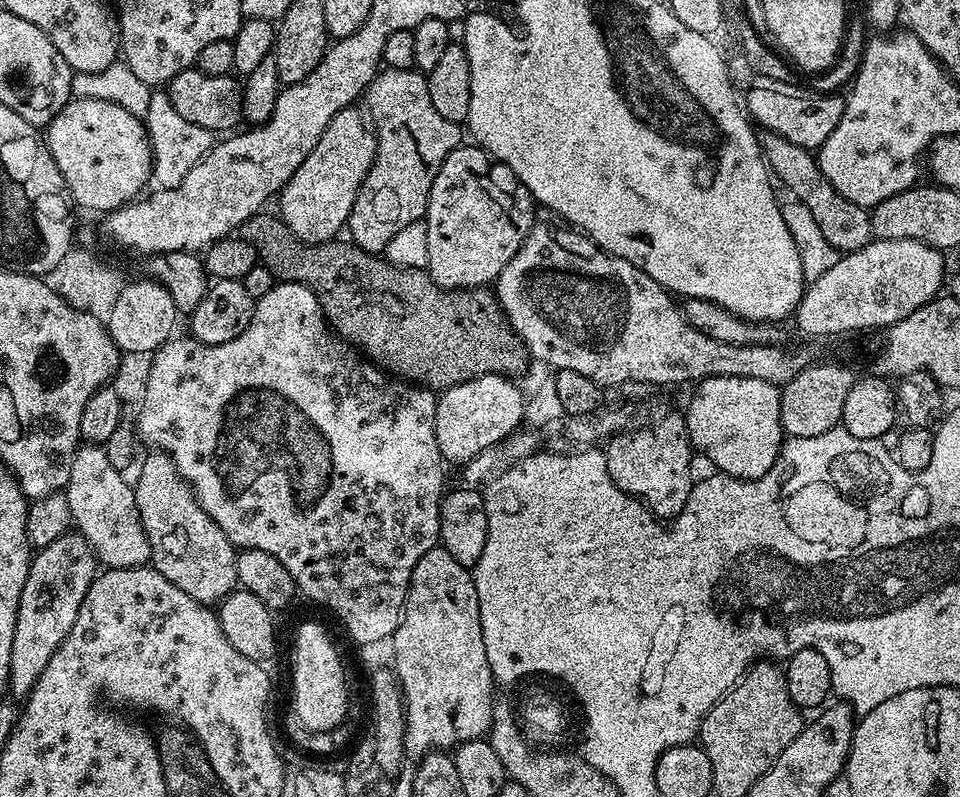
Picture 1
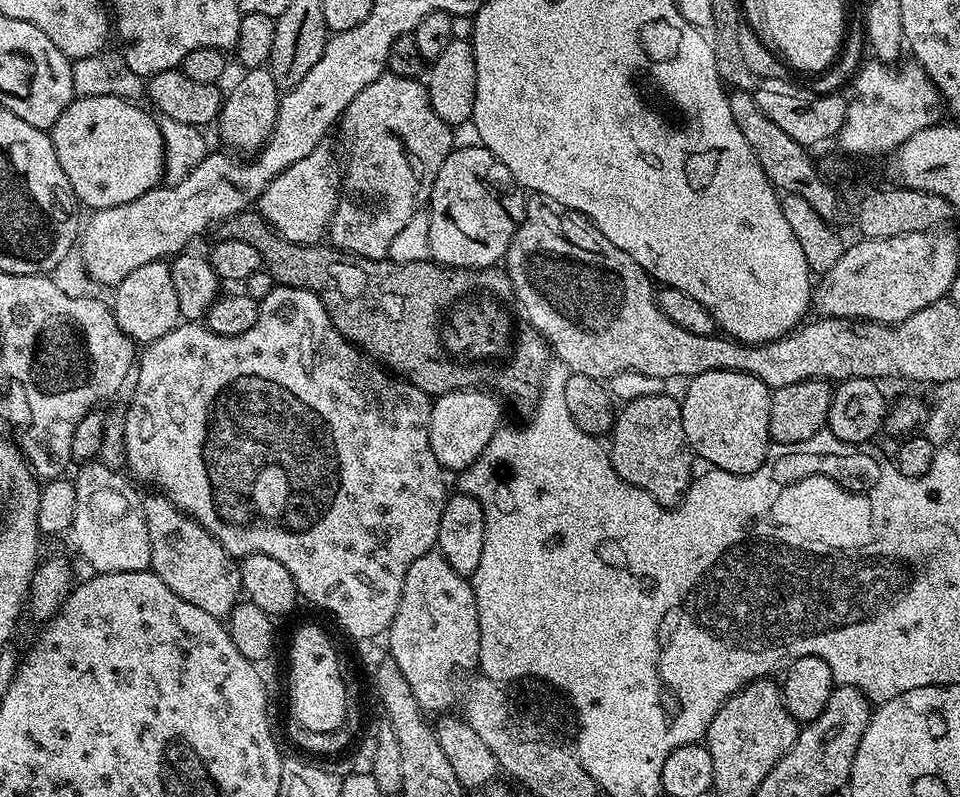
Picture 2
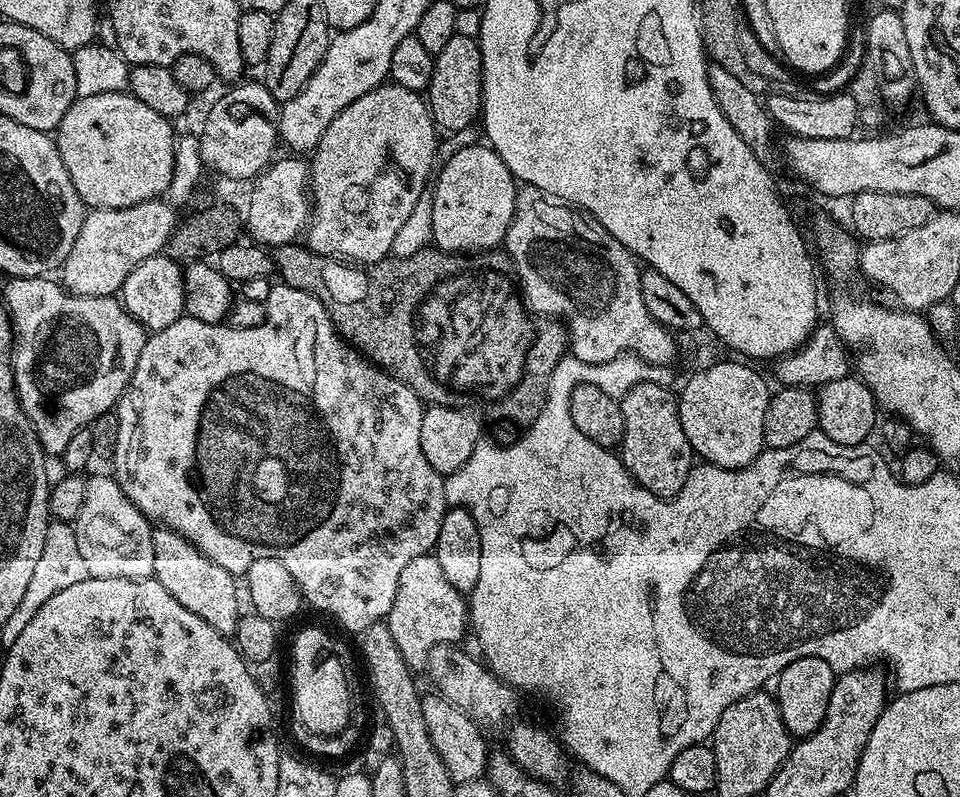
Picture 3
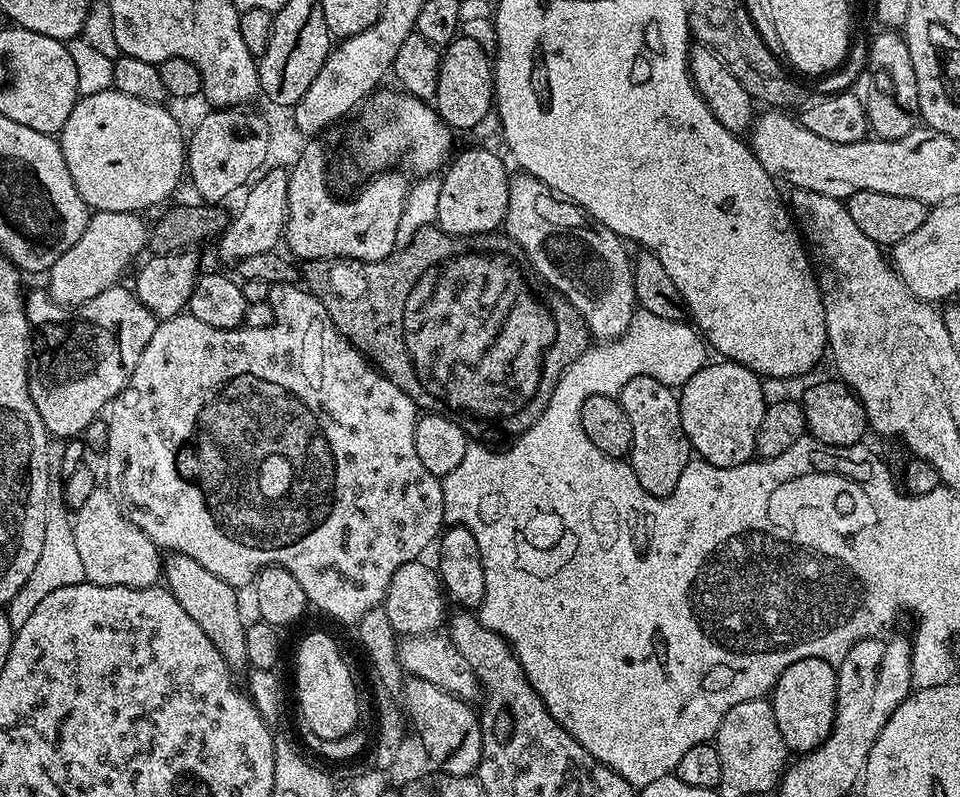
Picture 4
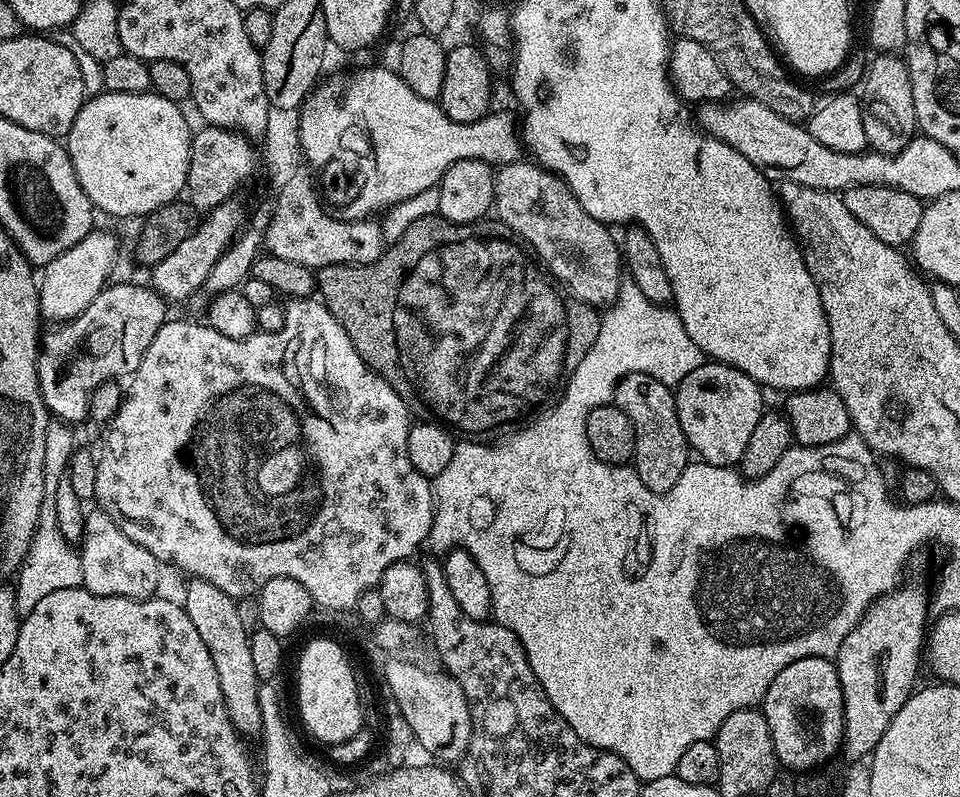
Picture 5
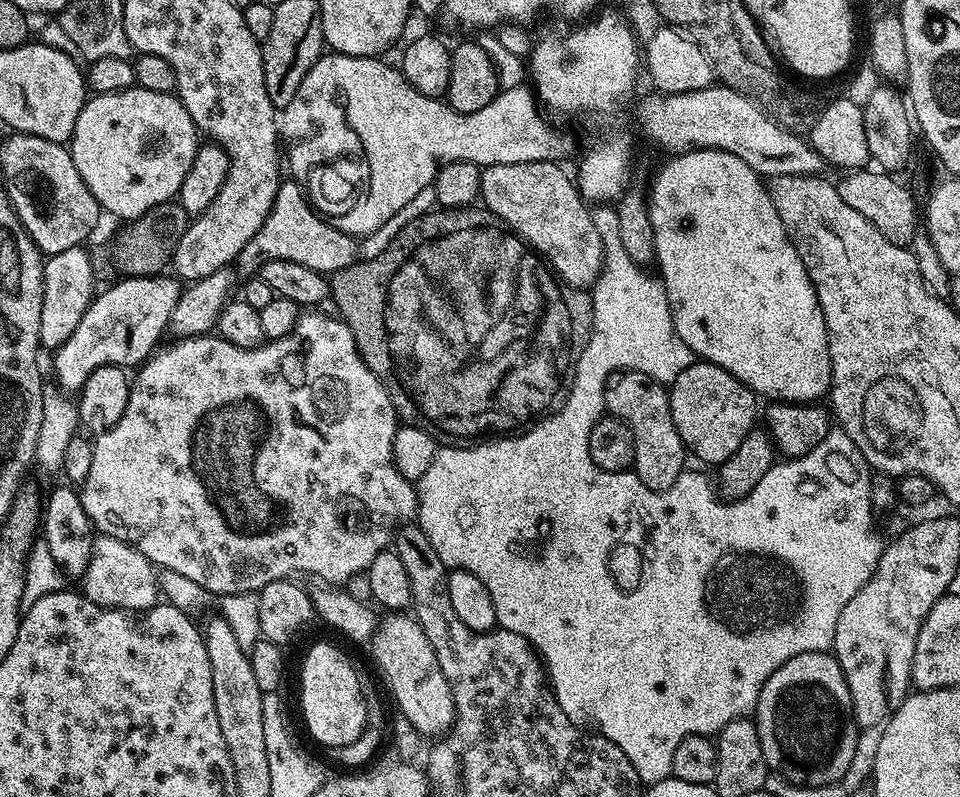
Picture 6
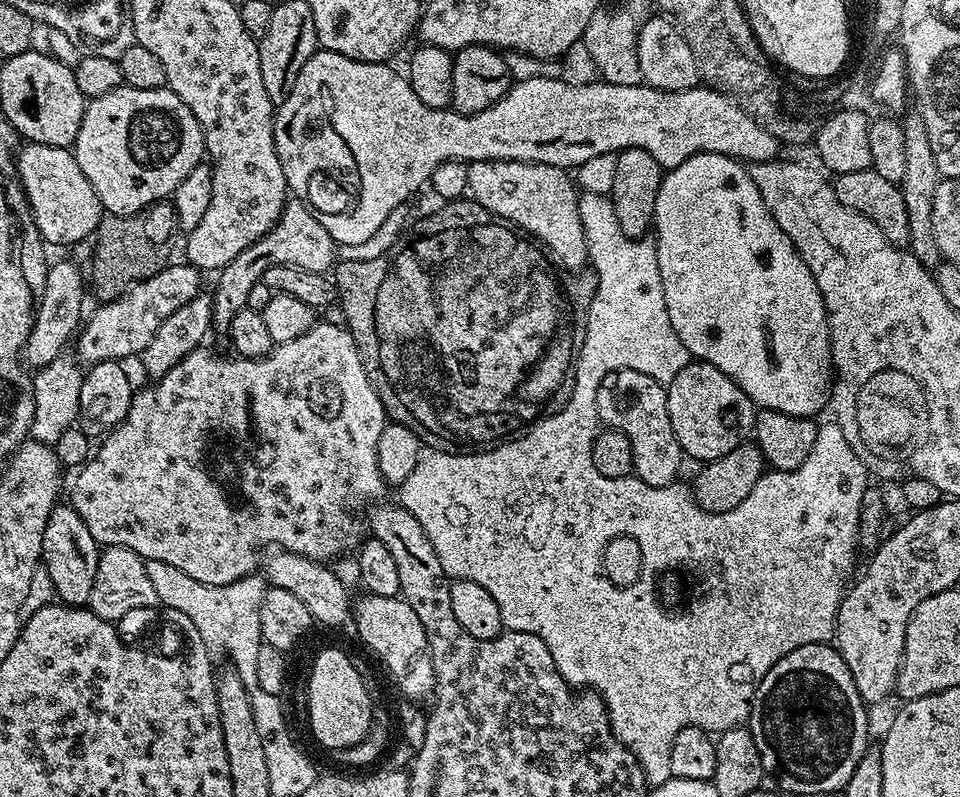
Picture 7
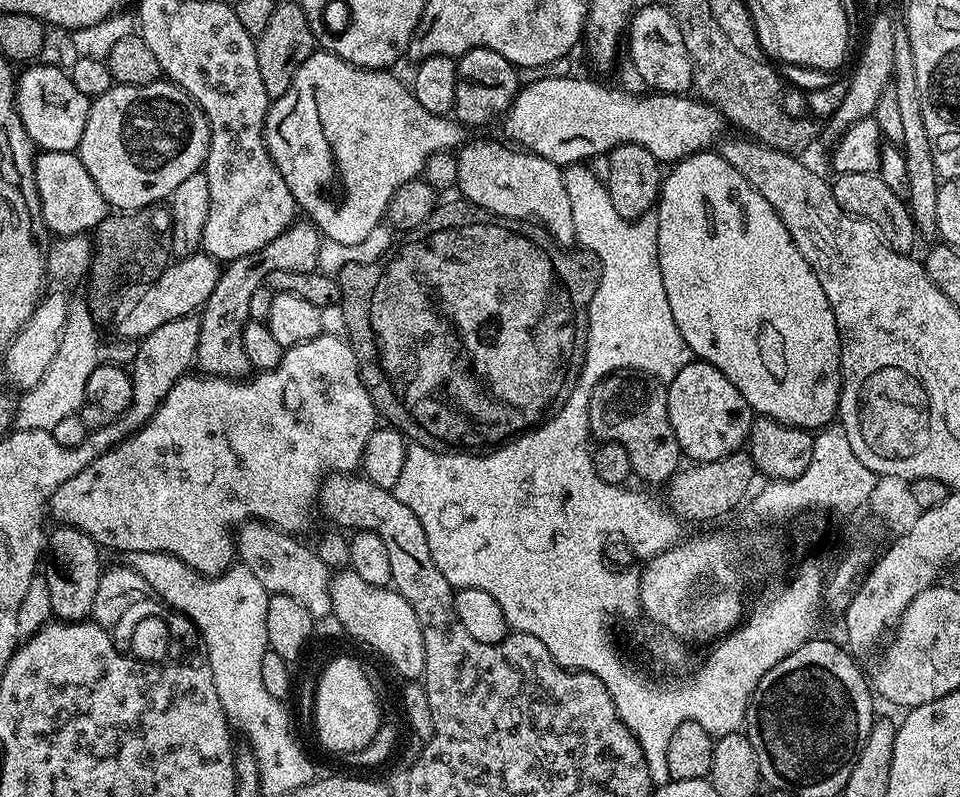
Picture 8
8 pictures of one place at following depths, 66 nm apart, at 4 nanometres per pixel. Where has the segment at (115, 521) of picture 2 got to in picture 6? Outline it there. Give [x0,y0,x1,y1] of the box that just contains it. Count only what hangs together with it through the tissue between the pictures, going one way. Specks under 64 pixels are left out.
[82,535,161,614]

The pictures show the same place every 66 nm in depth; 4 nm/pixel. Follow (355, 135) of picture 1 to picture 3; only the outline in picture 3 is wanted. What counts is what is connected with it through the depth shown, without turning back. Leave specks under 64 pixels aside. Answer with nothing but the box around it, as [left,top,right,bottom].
[246,158,310,250]

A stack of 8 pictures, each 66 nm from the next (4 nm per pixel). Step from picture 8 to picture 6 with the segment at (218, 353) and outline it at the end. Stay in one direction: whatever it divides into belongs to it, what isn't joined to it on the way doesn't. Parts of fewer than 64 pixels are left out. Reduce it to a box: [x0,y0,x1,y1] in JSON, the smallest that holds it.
[234,178,357,278]

